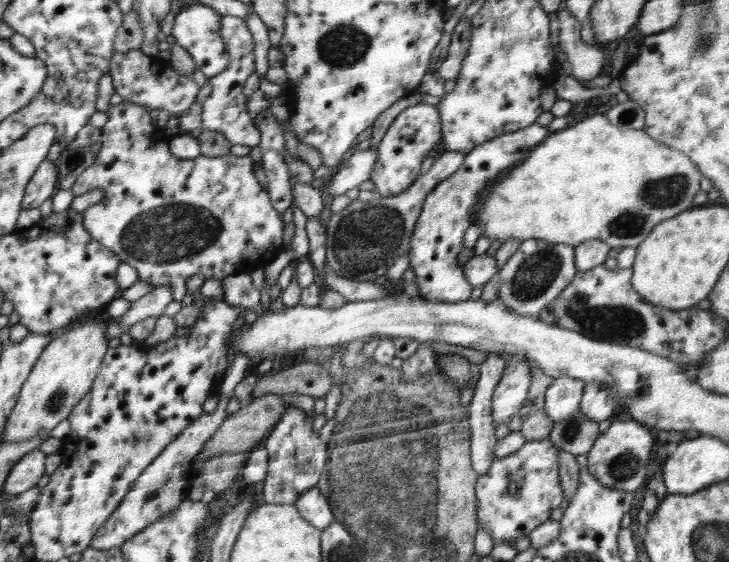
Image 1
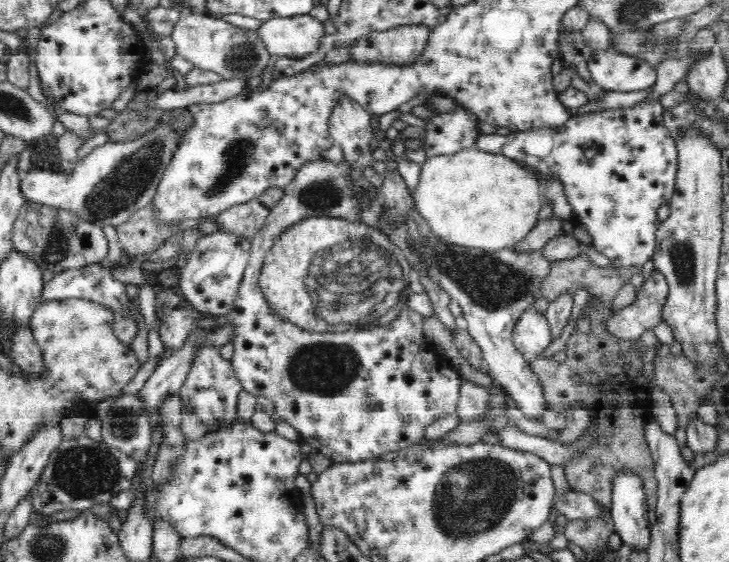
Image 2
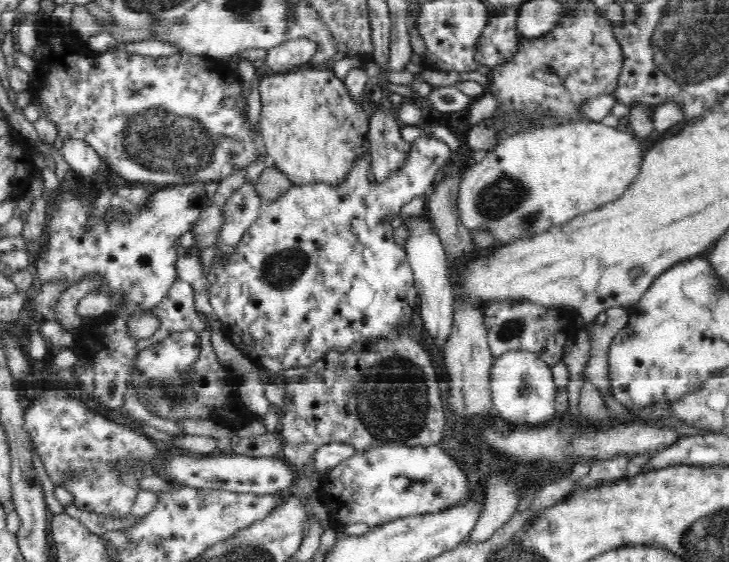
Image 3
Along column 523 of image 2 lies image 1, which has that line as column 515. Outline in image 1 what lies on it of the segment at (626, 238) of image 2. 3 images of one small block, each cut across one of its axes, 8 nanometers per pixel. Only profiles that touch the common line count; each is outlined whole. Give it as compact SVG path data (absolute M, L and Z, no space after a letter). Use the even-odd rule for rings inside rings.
M538 123L531 124L530 127L520 129L519 131L510 132L507 135L498 136L495 139L488 140L486 143L480 144L471 152L468 152L464 157L463 163L460 168L446 180L438 182L434 186L432 192L426 196L418 222L414 233L409 243L410 250L407 255L410 257L410 269L416 275L417 289L419 290L420 297L428 301L439 301L448 303L458 303L468 300L470 292L472 292L472 284L467 280L464 274L462 264L456 262L456 256L462 252L462 236L464 236L464 228L472 226L472 212L476 210L476 204L480 200L480 194L484 192L486 186L492 186L502 174L511 170L514 166L523 162L528 158L528 155L539 146L540 143L546 139L546 127Z

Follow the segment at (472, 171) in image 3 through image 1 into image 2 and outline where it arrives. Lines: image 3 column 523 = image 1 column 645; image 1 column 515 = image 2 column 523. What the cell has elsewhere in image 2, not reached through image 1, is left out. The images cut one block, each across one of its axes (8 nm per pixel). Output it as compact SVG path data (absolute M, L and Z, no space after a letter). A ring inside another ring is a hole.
M466 148L452 155L428 157L421 164L417 187L413 190L415 209L440 243L455 247L478 248L490 253L514 247L536 227L543 203L543 186L534 173L510 158Z

